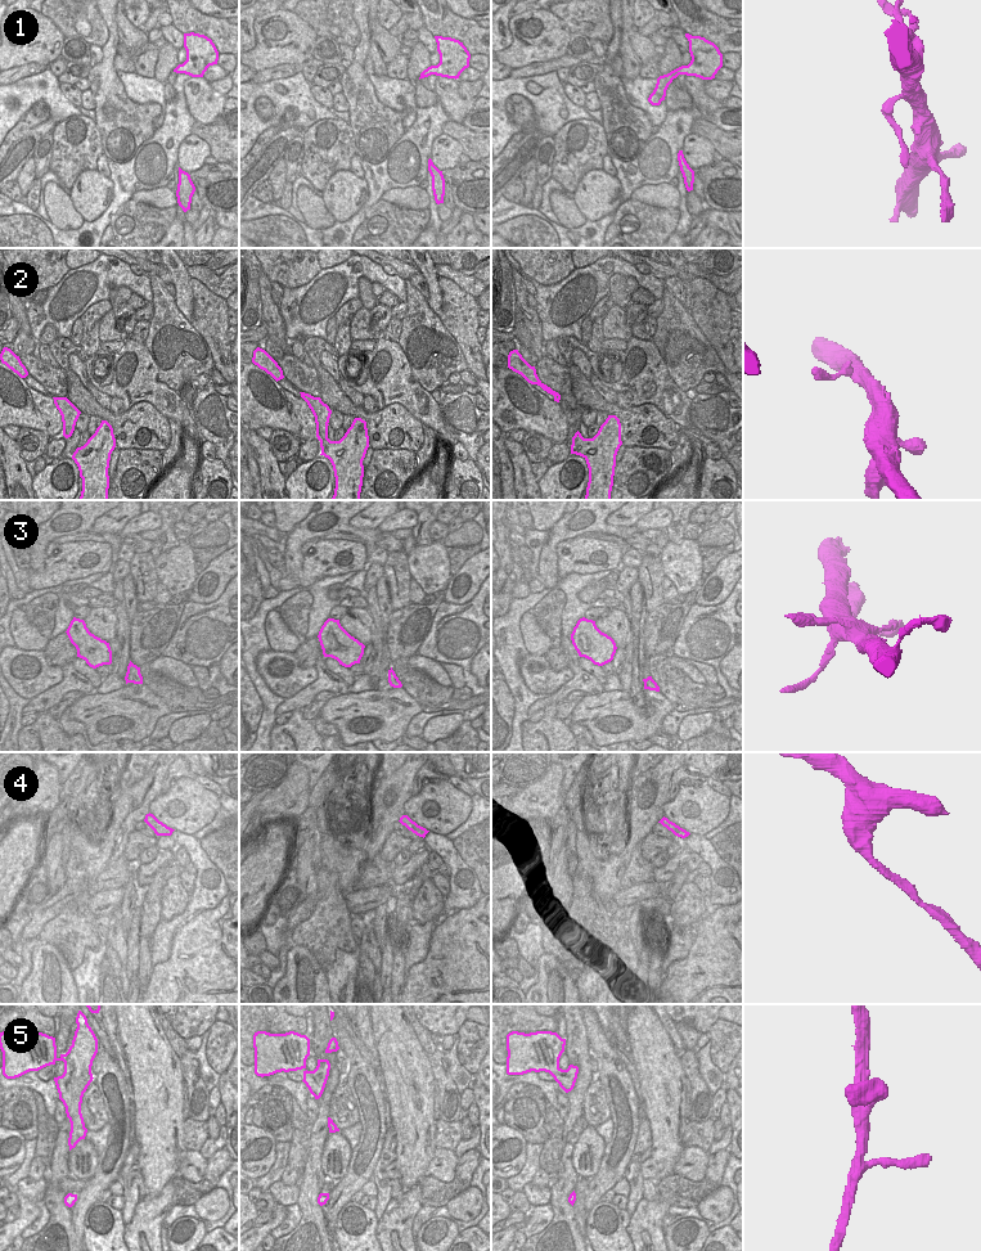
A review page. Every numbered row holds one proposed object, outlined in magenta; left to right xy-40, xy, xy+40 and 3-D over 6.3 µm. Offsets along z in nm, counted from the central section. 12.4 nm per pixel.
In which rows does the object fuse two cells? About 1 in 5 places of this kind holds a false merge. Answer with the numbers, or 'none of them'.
none of them

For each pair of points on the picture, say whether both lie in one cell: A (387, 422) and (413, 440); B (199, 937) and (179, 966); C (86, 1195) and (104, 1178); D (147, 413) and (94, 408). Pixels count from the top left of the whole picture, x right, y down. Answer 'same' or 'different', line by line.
A: same
B: same
C: same
D: same

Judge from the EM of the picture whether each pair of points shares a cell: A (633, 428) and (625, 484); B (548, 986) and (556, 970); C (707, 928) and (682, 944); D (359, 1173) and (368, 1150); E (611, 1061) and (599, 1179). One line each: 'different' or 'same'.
A: different
B: same
C: different
D: same
E: same

